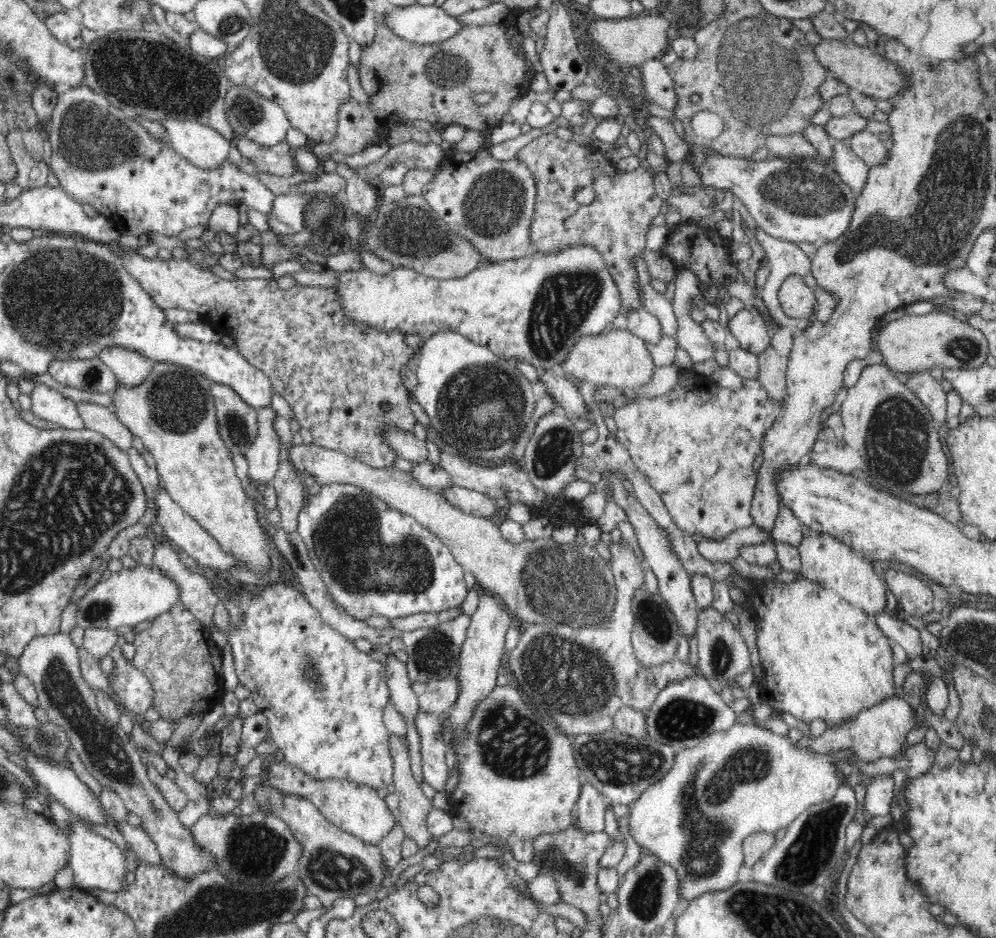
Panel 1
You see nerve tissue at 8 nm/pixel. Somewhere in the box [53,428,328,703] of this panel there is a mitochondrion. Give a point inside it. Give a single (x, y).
(98, 610)

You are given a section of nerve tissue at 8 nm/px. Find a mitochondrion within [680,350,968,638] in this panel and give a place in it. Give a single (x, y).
(899, 440)

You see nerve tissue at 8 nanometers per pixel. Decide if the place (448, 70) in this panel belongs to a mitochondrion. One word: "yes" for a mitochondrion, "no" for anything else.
yes

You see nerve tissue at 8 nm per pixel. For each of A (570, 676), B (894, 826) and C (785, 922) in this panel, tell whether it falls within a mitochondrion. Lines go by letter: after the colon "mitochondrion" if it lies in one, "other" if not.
A: mitochondrion
B: other
C: mitochondrion

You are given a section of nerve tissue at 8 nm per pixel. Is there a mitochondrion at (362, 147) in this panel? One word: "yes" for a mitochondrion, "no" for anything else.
no

